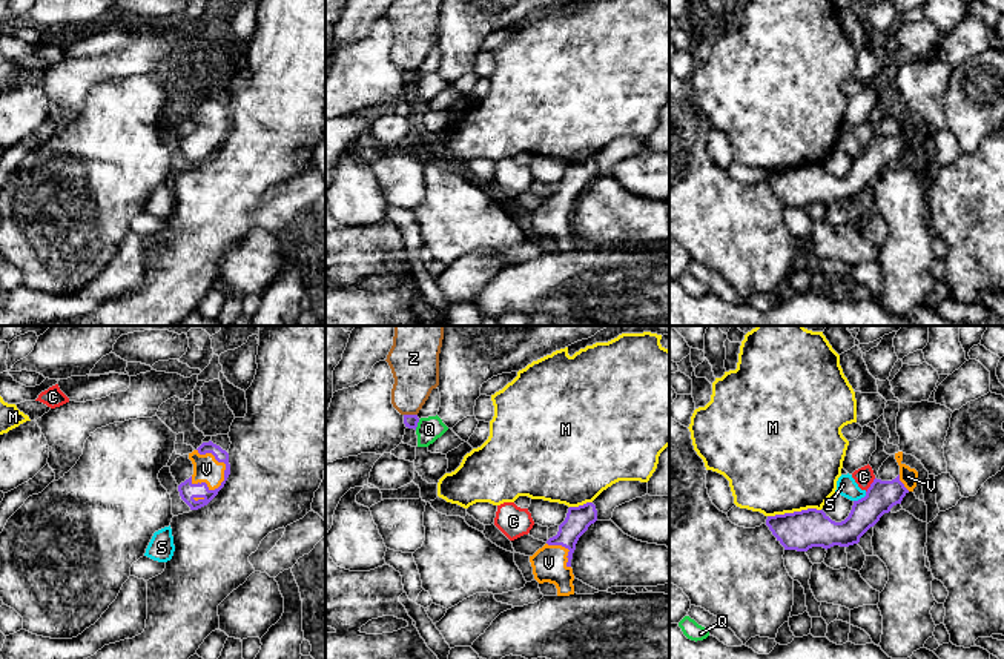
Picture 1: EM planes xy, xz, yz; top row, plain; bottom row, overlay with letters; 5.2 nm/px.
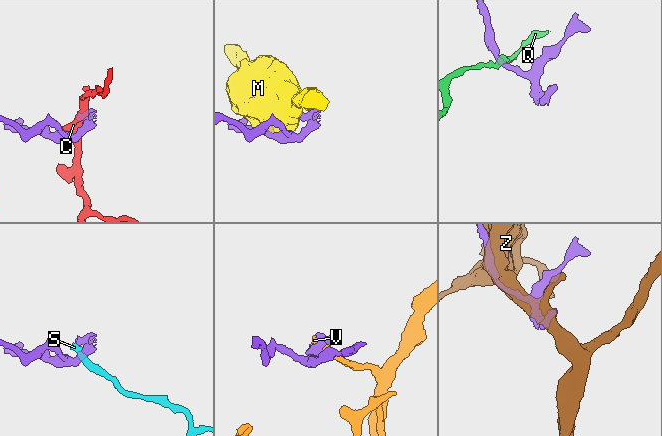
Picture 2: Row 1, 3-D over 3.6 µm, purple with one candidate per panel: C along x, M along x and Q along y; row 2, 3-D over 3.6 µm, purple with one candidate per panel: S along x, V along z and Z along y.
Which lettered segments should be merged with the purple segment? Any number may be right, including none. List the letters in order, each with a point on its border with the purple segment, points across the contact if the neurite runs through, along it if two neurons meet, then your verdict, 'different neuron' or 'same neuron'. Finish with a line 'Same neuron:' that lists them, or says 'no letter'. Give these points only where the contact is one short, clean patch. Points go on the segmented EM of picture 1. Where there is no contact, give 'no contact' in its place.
C: yz (871, 486) | different neuron
M: yz (794, 512) | different neuron
Q: xz (416, 424) | along xz (419, 420), (415, 429) | different neuron
S: yz (861, 498) | along yz (866, 492), (854, 501) | different neuron
V: xy (223, 461) | across xy (188, 490), (217, 487), (223, 461), (215, 461), (206, 469) | same neuron
Z: xz (410, 415) | different neuron
Same neuron: V

